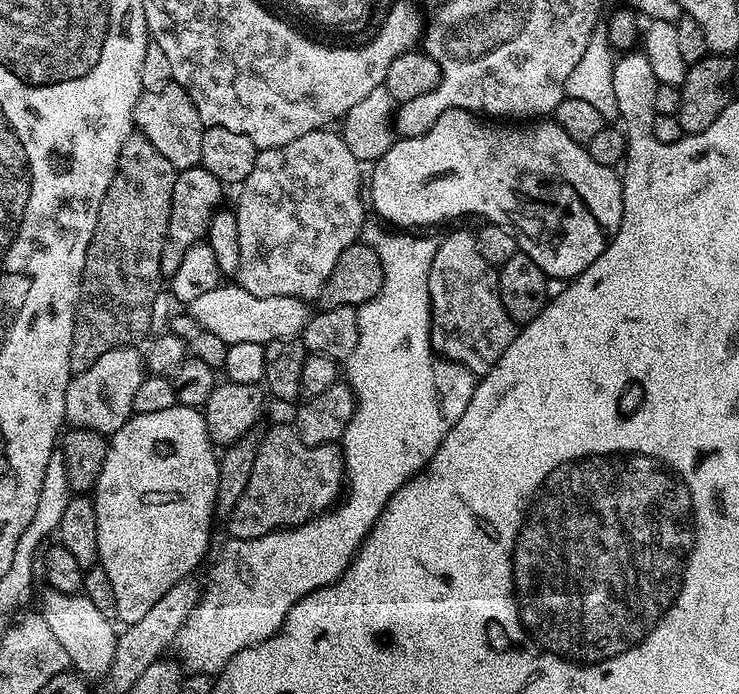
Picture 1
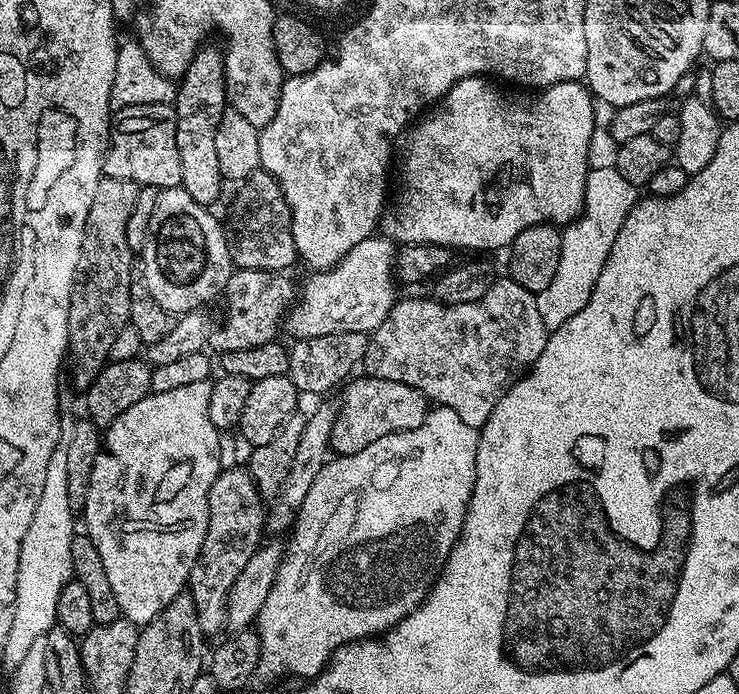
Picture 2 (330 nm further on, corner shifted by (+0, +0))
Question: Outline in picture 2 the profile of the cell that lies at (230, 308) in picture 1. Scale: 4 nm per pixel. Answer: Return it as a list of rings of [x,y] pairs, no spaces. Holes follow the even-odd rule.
[[[373,234],[368,240],[358,242],[346,258],[342,258],[339,264],[332,268],[316,270],[311,273],[312,277],[305,282],[304,288],[299,289],[298,302],[293,304],[287,317],[286,328],[293,332],[296,340],[305,340],[306,338],[318,338],[326,334],[335,332],[371,332],[390,314],[390,310],[395,306],[398,299],[398,281],[394,275],[396,267],[396,258],[398,248],[393,241],[389,240],[383,234]]]

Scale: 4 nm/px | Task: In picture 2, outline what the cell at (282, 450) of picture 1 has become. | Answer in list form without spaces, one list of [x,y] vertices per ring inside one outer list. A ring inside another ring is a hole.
[[[225,467],[214,478],[208,495],[208,529],[202,542],[202,550],[188,575],[187,587],[194,598],[194,610],[198,610],[198,622],[205,637],[219,637],[228,623],[228,595],[238,582],[238,574],[250,562],[262,543],[266,532],[266,504],[252,481],[247,467]]]

